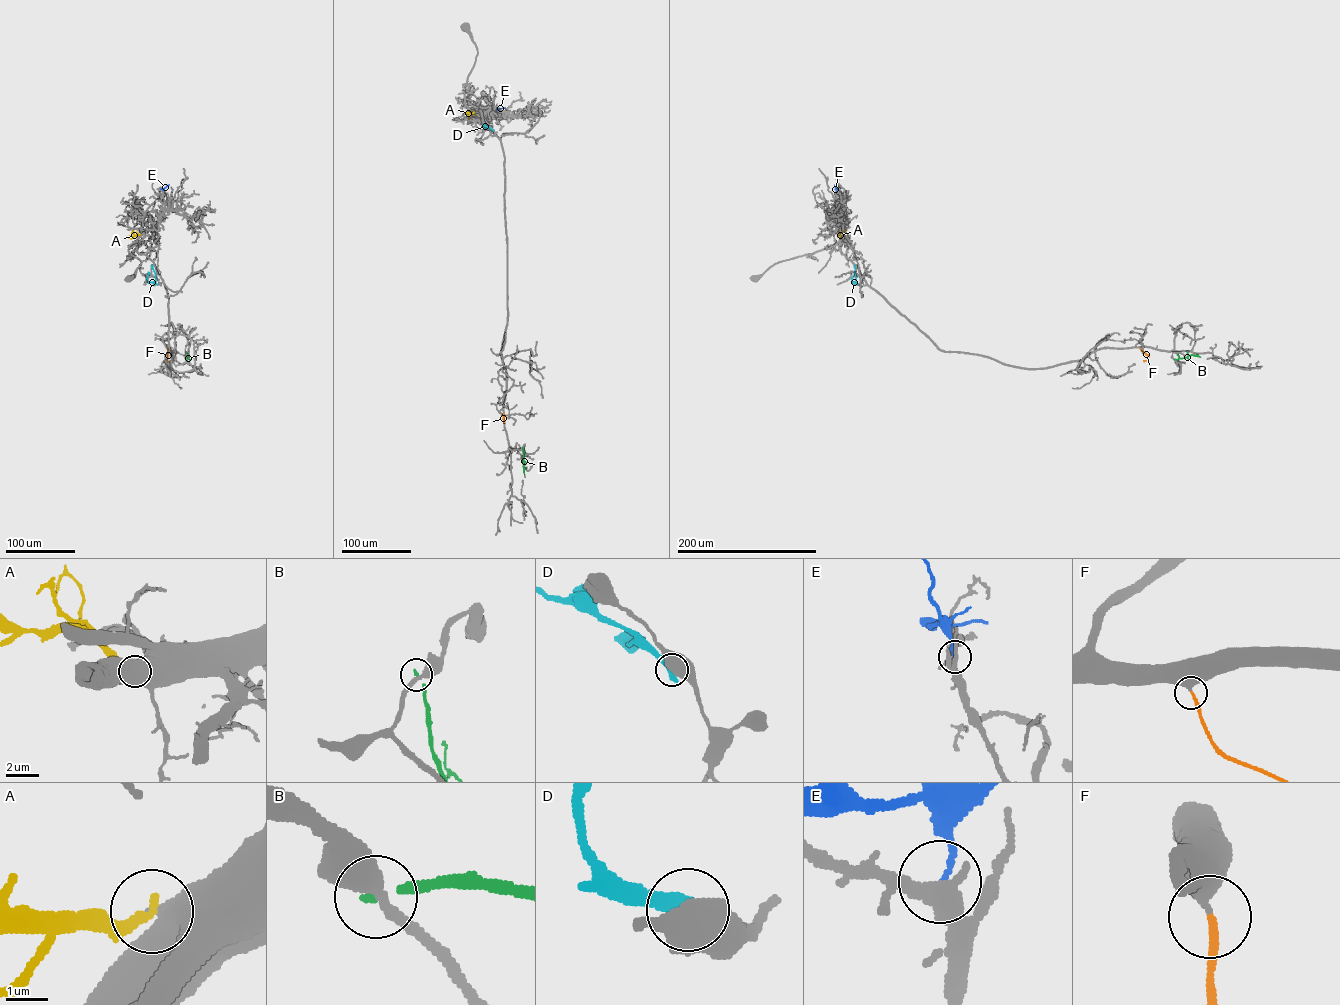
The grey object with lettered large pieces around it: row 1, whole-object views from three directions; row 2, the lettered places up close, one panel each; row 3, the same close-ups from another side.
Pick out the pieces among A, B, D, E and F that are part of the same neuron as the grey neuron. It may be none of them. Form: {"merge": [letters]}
{"merge": ["A", "F"]}

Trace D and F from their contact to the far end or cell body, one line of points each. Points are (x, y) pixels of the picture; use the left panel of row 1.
D: (157, 284), (147, 281), (148, 272)
F: (167, 348), (167, 361)

